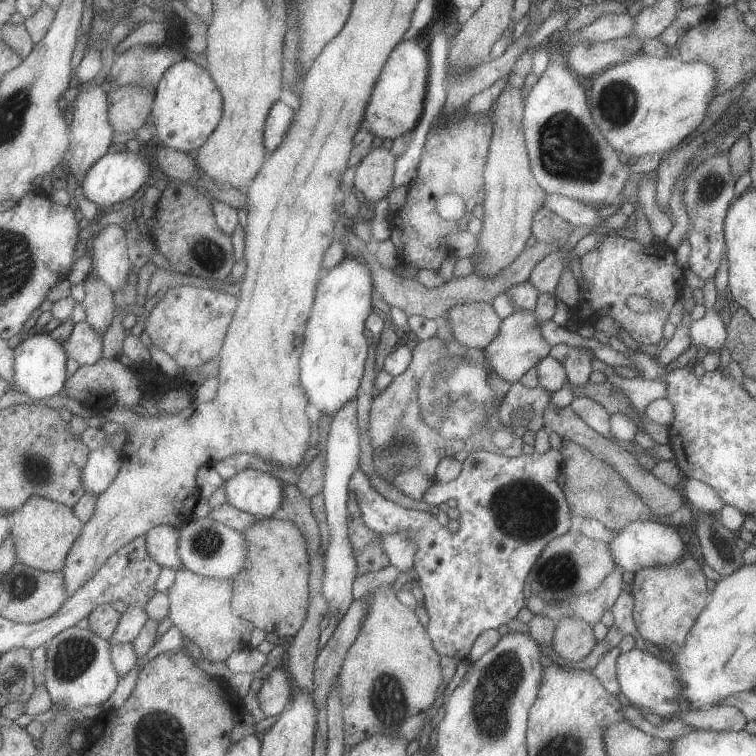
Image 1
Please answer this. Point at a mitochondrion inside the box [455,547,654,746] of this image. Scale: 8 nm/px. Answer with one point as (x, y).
(502, 678)

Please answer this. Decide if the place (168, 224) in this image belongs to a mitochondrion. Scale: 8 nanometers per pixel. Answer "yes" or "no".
no

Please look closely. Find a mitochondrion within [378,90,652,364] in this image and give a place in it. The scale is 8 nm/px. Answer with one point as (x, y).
(568, 151)

